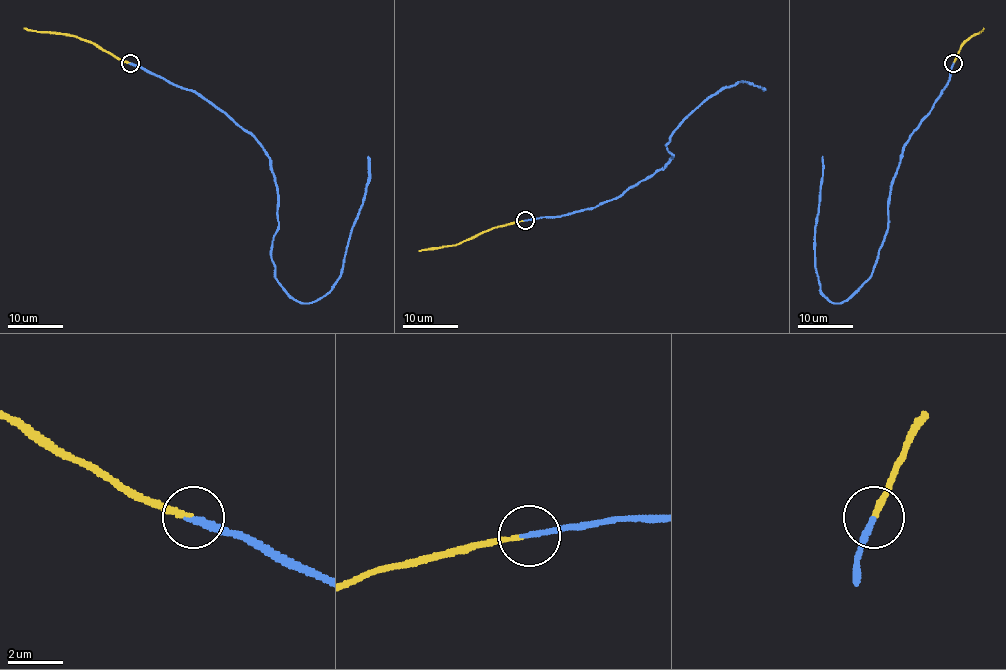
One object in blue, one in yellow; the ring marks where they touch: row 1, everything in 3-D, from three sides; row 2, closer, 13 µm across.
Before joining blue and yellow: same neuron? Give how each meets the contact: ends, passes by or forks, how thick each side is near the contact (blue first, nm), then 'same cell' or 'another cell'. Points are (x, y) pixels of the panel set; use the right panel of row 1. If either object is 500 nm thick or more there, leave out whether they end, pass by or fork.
blue ends there; yellow ends there; 220 nm thick on the blue side, 160 nm on the other; same cell

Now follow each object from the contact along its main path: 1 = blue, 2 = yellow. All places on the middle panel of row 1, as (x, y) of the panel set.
1: (524, 220), (558, 217), (618, 198), (672, 158), (666, 148), (672, 132), (706, 100), (735, 83), (763, 89)
2: (524, 220), (493, 227), (454, 245), (418, 250)

